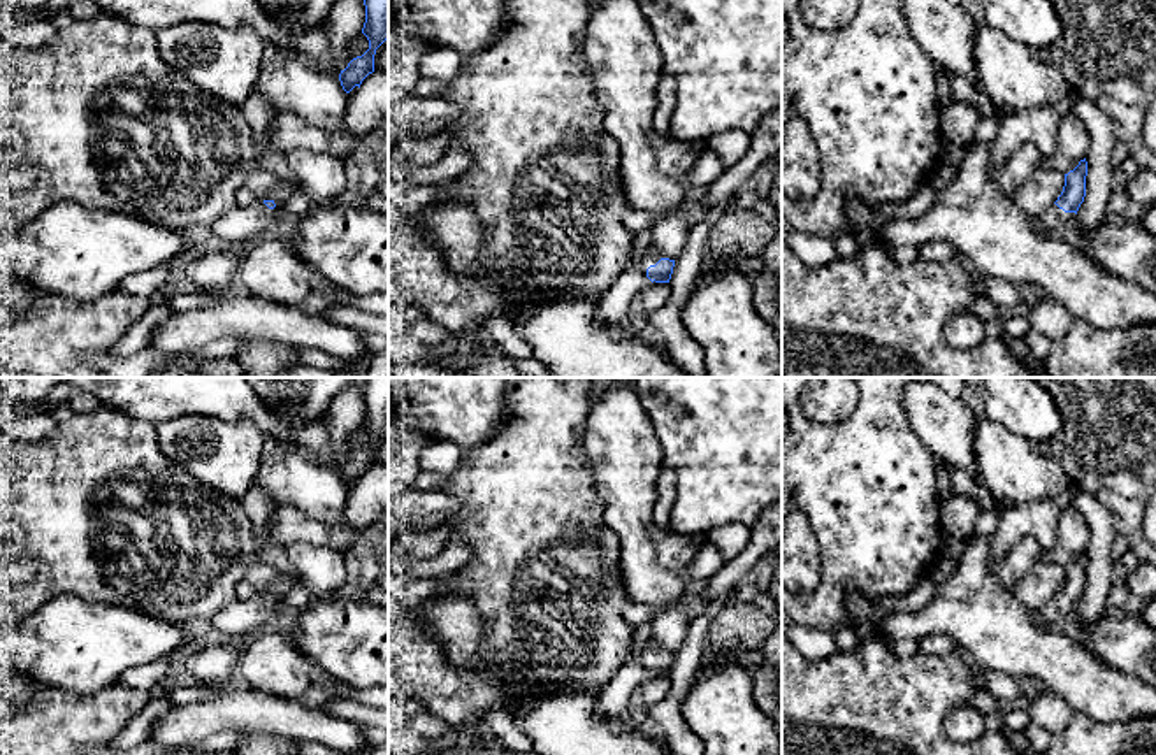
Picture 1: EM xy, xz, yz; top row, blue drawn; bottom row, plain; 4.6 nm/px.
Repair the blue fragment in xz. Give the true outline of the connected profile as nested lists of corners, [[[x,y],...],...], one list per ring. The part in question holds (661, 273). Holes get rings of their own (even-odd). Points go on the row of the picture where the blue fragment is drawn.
[[[648,244],[641,260],[641,269],[652,283],[669,283],[673,267],[675,260],[666,258],[661,251]]]

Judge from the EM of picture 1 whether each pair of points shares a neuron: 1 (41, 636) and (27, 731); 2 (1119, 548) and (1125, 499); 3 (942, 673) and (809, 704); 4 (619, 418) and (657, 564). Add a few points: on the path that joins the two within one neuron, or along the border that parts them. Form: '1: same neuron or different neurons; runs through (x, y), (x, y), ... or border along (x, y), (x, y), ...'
1: different neurons; border along (37, 683), (71, 689), (78, 694)
2: different neurons; border along (1118, 532), (1130, 548)
3: same neuron; runs through (909, 699), (842, 703)
4: same neuron; runs through (624, 455), (629, 515), (635, 527)

